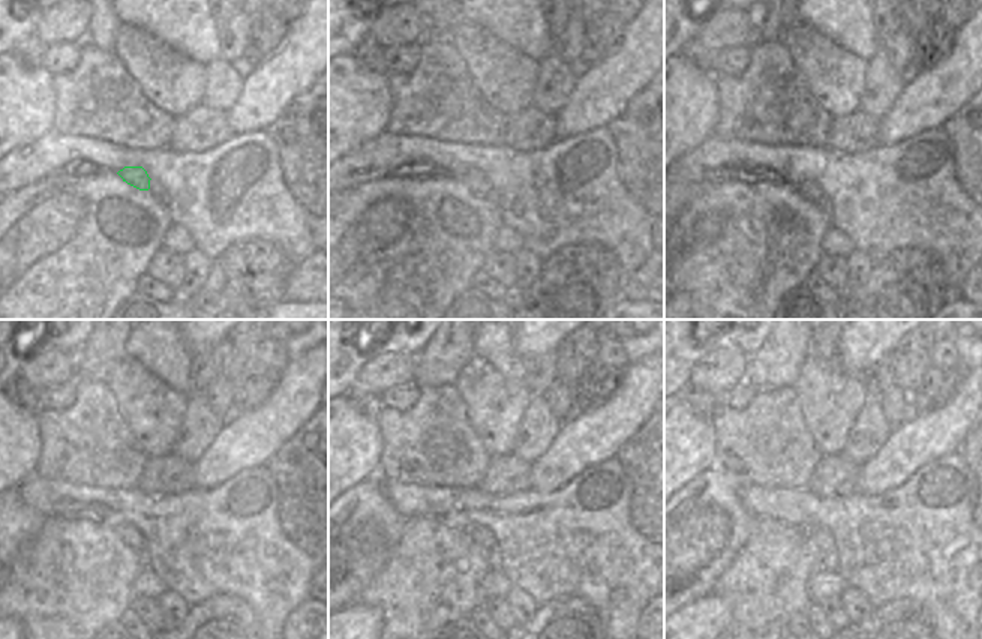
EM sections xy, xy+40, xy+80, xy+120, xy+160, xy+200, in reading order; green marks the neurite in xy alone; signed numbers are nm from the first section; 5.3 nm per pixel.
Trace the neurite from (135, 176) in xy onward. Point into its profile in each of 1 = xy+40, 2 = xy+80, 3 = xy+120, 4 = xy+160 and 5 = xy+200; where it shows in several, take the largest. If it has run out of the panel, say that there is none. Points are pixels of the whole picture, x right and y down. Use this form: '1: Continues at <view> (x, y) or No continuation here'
1: Continues at xy+40 (474, 180)
2: Continues at xy+80 (808, 191)
3: Continues at xy+120 (128, 533)
4: Continues at xy+160 (482, 537)
5: Continues at xy+200 (820, 542)

